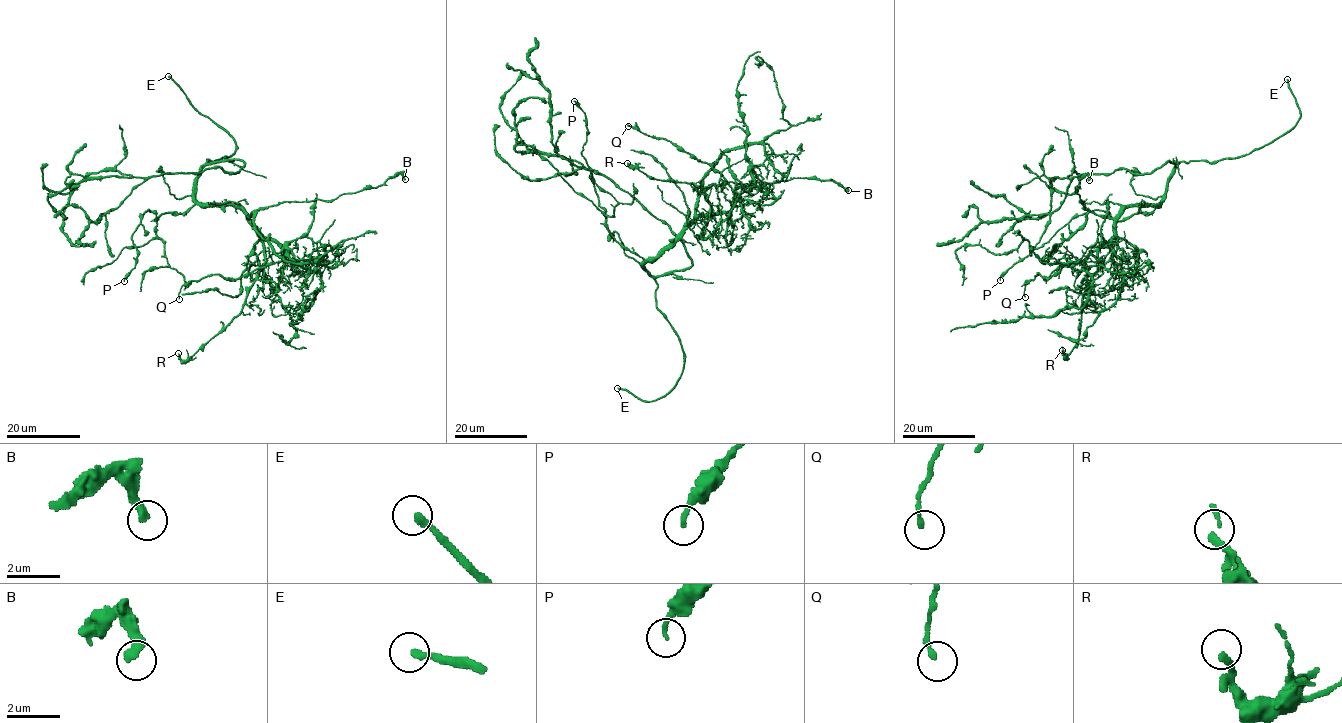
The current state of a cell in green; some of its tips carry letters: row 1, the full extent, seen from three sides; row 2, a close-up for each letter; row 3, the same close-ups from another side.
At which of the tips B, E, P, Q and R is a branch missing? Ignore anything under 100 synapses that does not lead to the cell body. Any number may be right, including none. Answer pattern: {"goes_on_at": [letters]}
{"goes_on_at": ["E"]}

